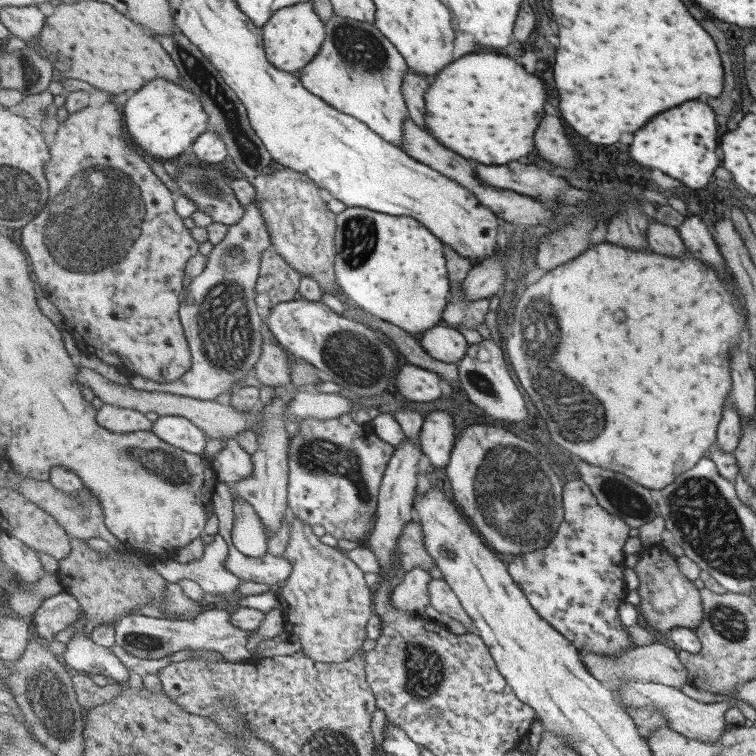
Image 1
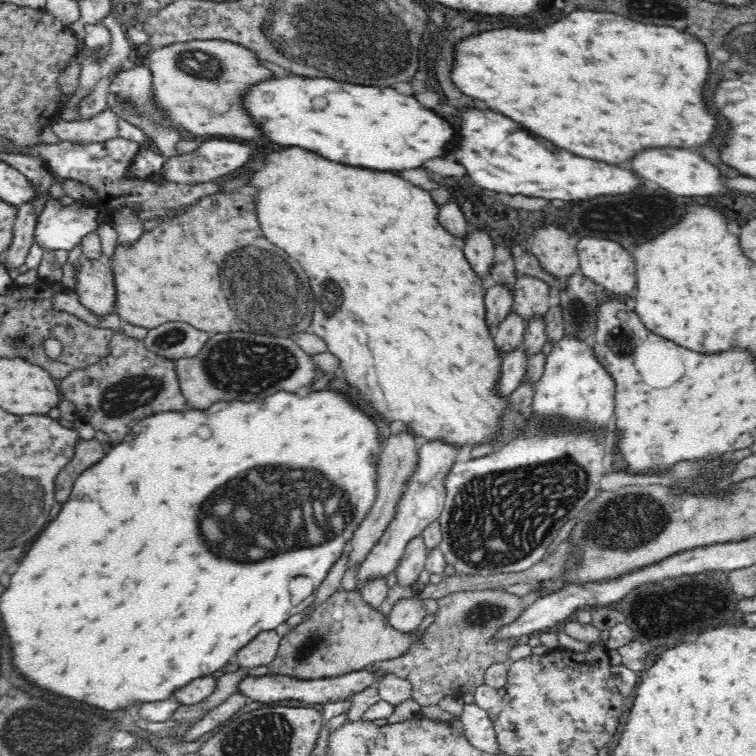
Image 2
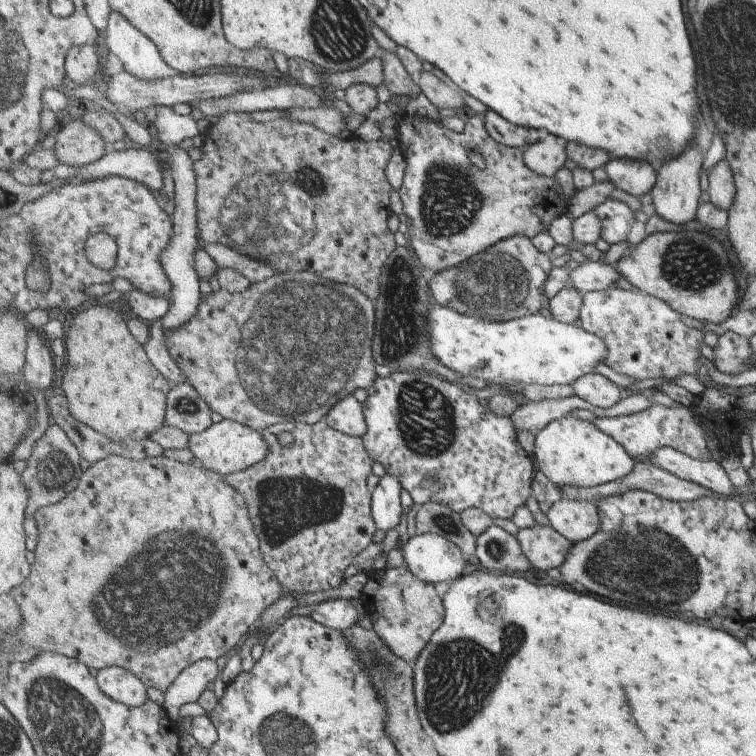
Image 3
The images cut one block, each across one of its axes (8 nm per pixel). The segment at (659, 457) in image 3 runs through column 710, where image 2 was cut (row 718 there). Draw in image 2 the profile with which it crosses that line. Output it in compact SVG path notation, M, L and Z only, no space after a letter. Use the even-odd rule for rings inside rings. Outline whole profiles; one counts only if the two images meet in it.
M475 702L466 703L459 718L462 721L466 738L475 748L489 754L498 754L493 721L483 708L480 708Z

